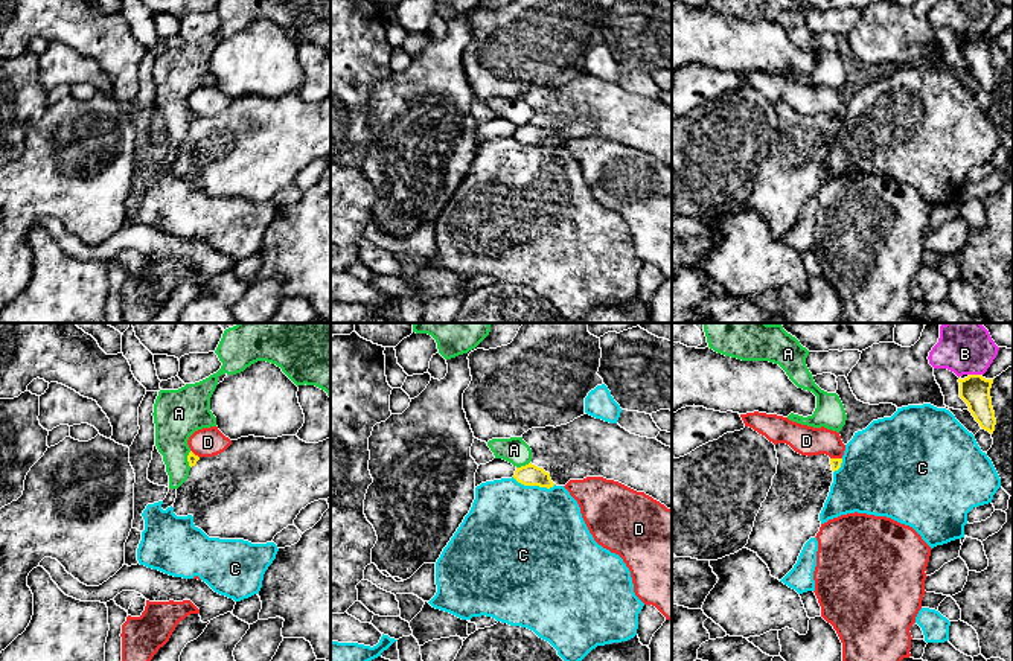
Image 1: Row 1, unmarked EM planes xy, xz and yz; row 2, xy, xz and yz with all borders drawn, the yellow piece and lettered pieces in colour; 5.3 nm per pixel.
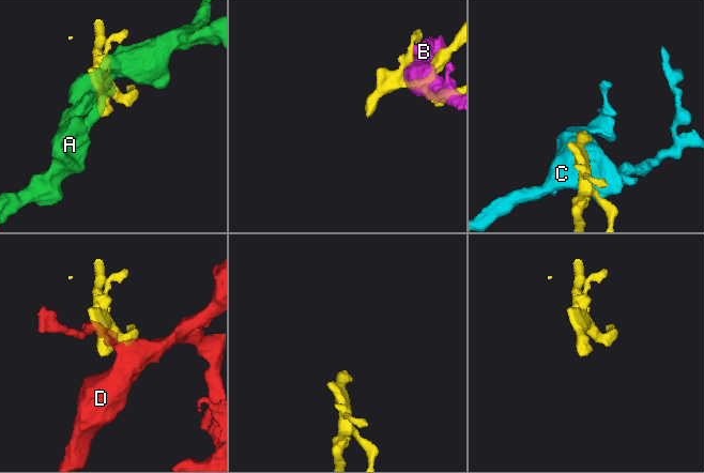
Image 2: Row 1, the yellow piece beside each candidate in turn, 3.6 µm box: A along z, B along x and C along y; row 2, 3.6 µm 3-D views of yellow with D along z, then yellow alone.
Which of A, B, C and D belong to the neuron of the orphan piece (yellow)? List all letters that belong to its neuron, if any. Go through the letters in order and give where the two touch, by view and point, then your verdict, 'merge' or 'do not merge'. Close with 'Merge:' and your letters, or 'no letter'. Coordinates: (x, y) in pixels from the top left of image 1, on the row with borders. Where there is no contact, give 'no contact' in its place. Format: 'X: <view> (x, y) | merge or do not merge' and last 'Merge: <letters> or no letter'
A: xz (523, 466) | do not merge
B: yz (975, 375) | do not merge
C: xz (533, 485) | do not merge
D: yz (837, 459) | do not merge
Merge: no letter

